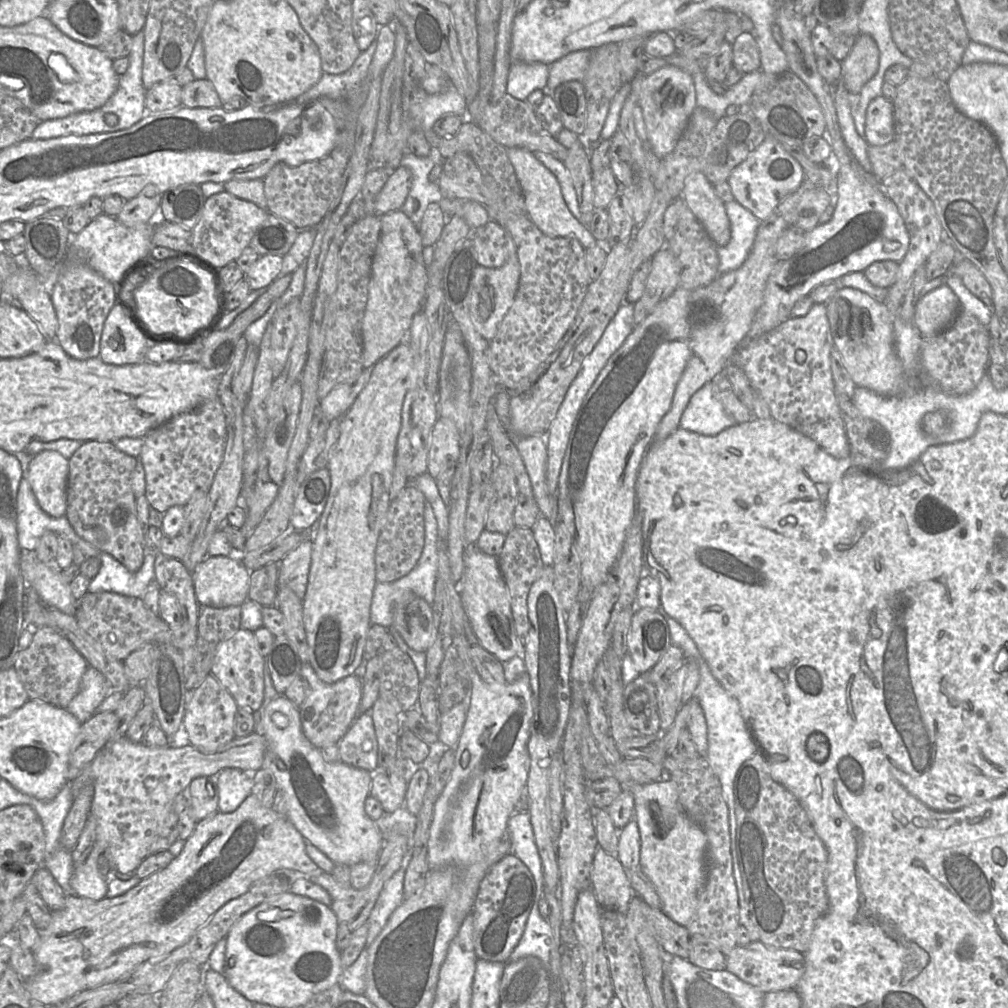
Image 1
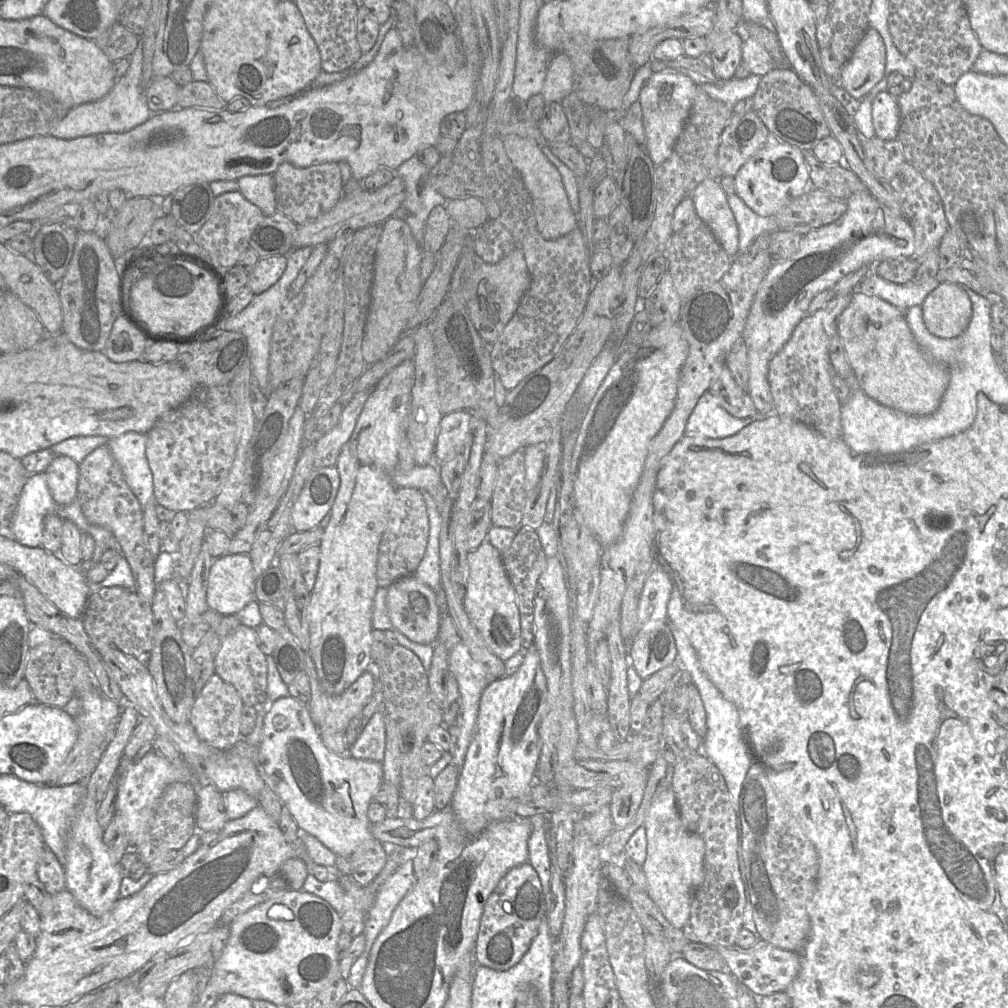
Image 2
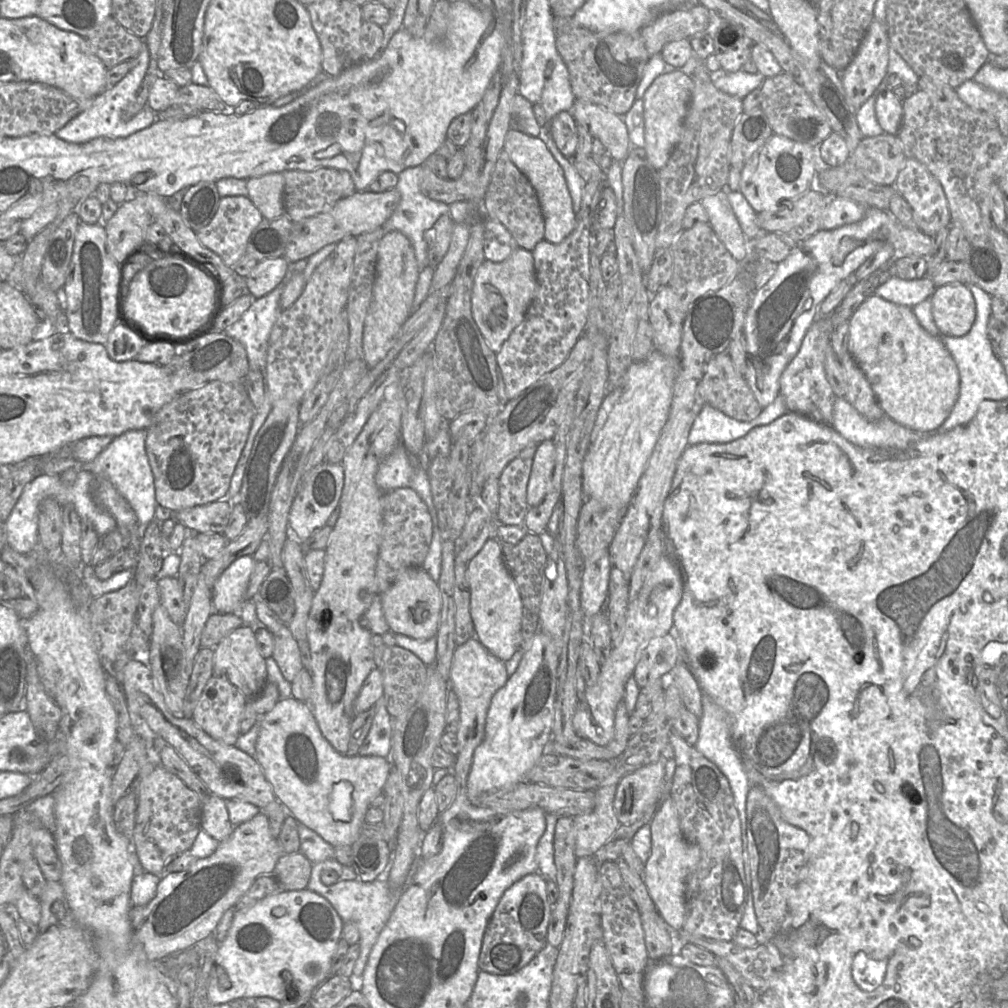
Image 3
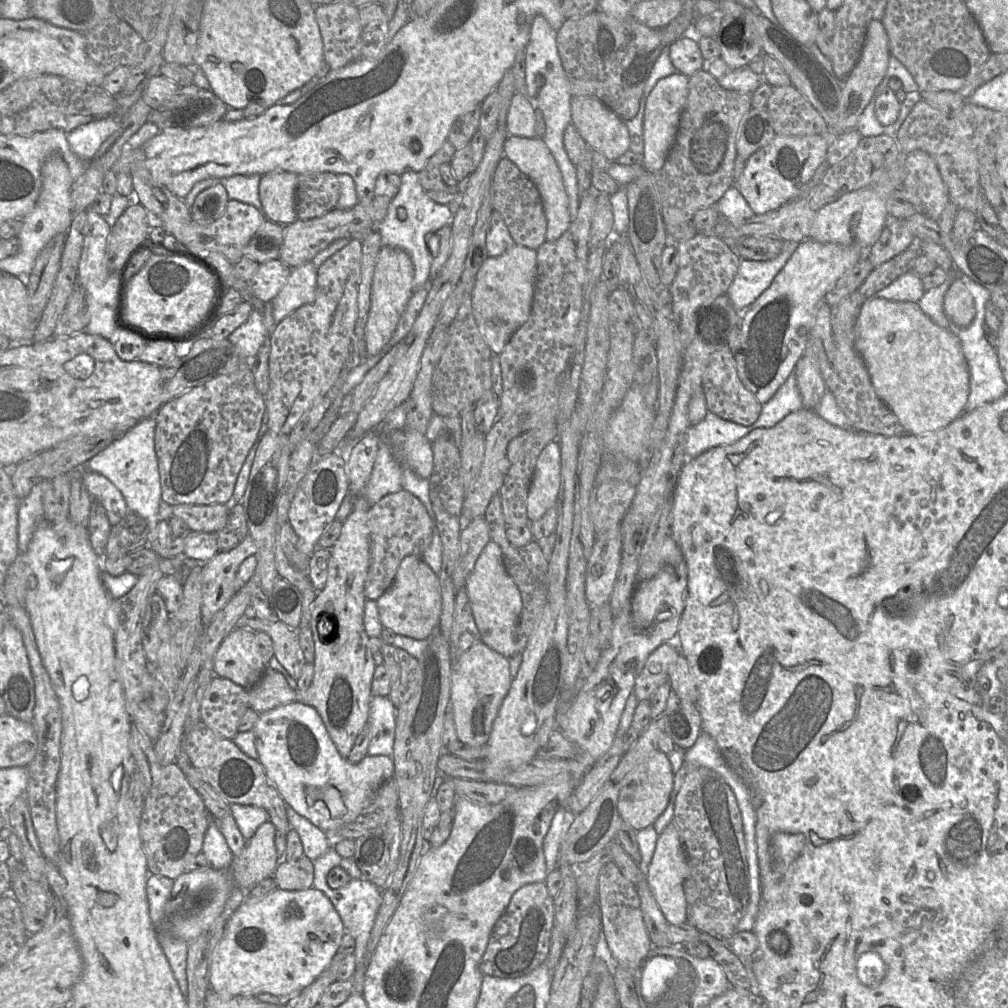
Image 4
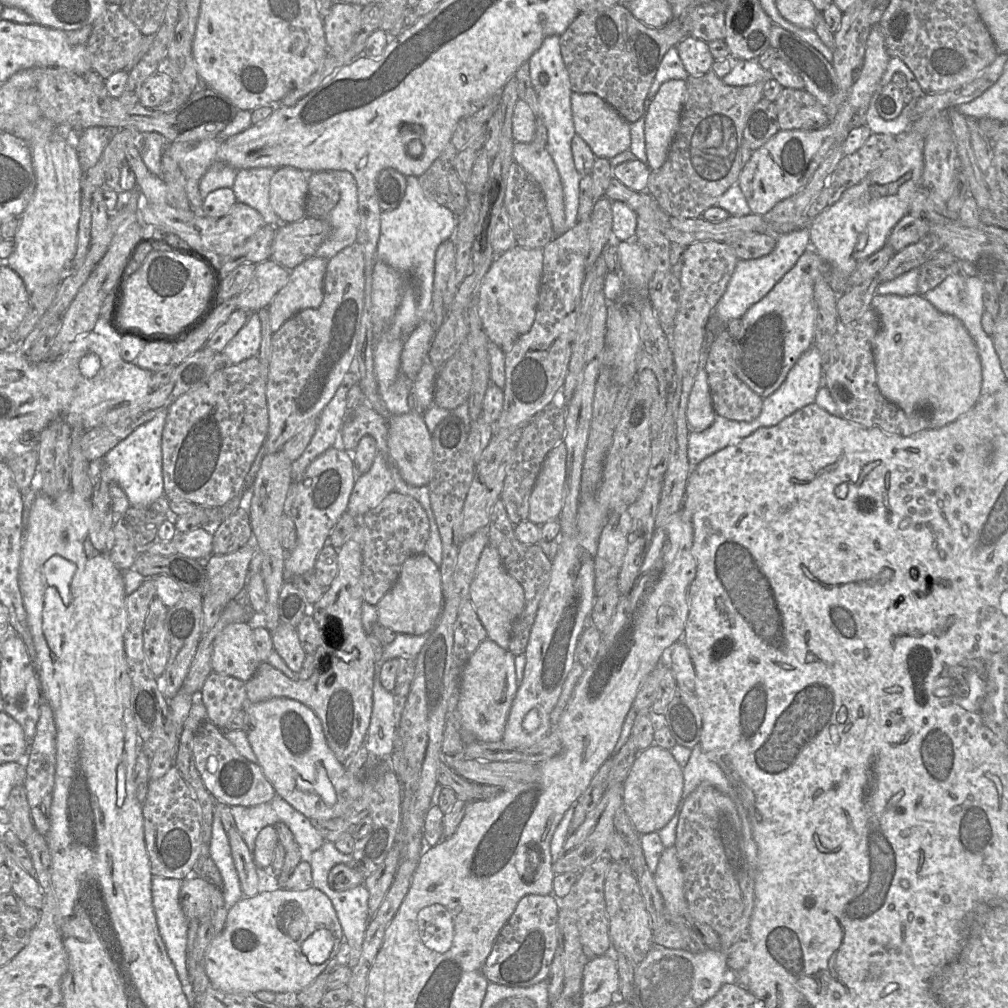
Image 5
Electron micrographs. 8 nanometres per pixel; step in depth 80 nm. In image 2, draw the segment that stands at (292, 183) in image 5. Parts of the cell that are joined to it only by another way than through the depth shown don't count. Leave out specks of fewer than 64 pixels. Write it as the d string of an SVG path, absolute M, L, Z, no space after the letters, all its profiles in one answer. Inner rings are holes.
M273 175L244 176L237 179L237 183L238 191L249 202L259 207L265 216L271 216L277 212Z

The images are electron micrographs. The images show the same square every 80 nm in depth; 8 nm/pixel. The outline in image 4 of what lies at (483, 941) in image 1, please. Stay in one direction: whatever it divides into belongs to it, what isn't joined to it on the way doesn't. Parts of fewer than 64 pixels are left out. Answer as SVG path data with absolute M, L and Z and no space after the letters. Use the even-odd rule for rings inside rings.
M544 882L526 884L518 889L491 932L479 964L482 974L517 978L539 967L549 954L554 917L554 899L549 895Z

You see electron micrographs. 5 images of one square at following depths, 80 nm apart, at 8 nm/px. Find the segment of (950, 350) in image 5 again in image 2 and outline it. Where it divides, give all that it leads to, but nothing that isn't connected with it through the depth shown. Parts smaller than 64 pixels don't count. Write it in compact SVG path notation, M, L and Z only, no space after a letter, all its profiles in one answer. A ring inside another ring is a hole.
M860 291L851 293L851 301L837 319L836 331L859 387L878 403L915 416L933 413L939 406L949 382L947 366L931 360L916 343L904 311L877 297Z

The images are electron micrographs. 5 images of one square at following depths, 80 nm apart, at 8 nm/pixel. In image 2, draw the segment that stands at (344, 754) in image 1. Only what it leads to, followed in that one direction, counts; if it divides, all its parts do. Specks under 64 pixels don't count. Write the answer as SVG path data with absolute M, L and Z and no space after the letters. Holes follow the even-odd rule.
M377 711L357 740L349 747L349 755L356 759L383 762L386 748L385 713Z

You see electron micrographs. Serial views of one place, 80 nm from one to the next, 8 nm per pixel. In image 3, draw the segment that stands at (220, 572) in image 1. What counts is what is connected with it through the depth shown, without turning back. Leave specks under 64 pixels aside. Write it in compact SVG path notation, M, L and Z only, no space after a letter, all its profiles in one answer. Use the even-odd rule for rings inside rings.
M251 555L236 559L217 579L212 588L214 612L238 613L245 602L245 594L254 570Z

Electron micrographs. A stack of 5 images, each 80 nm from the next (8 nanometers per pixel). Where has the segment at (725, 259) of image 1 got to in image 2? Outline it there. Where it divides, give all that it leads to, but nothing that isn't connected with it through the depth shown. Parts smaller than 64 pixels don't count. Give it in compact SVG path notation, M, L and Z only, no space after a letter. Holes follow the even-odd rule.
M737 194L728 196L728 204L738 227L738 255L747 252L760 234L776 230L772 218L759 217Z

